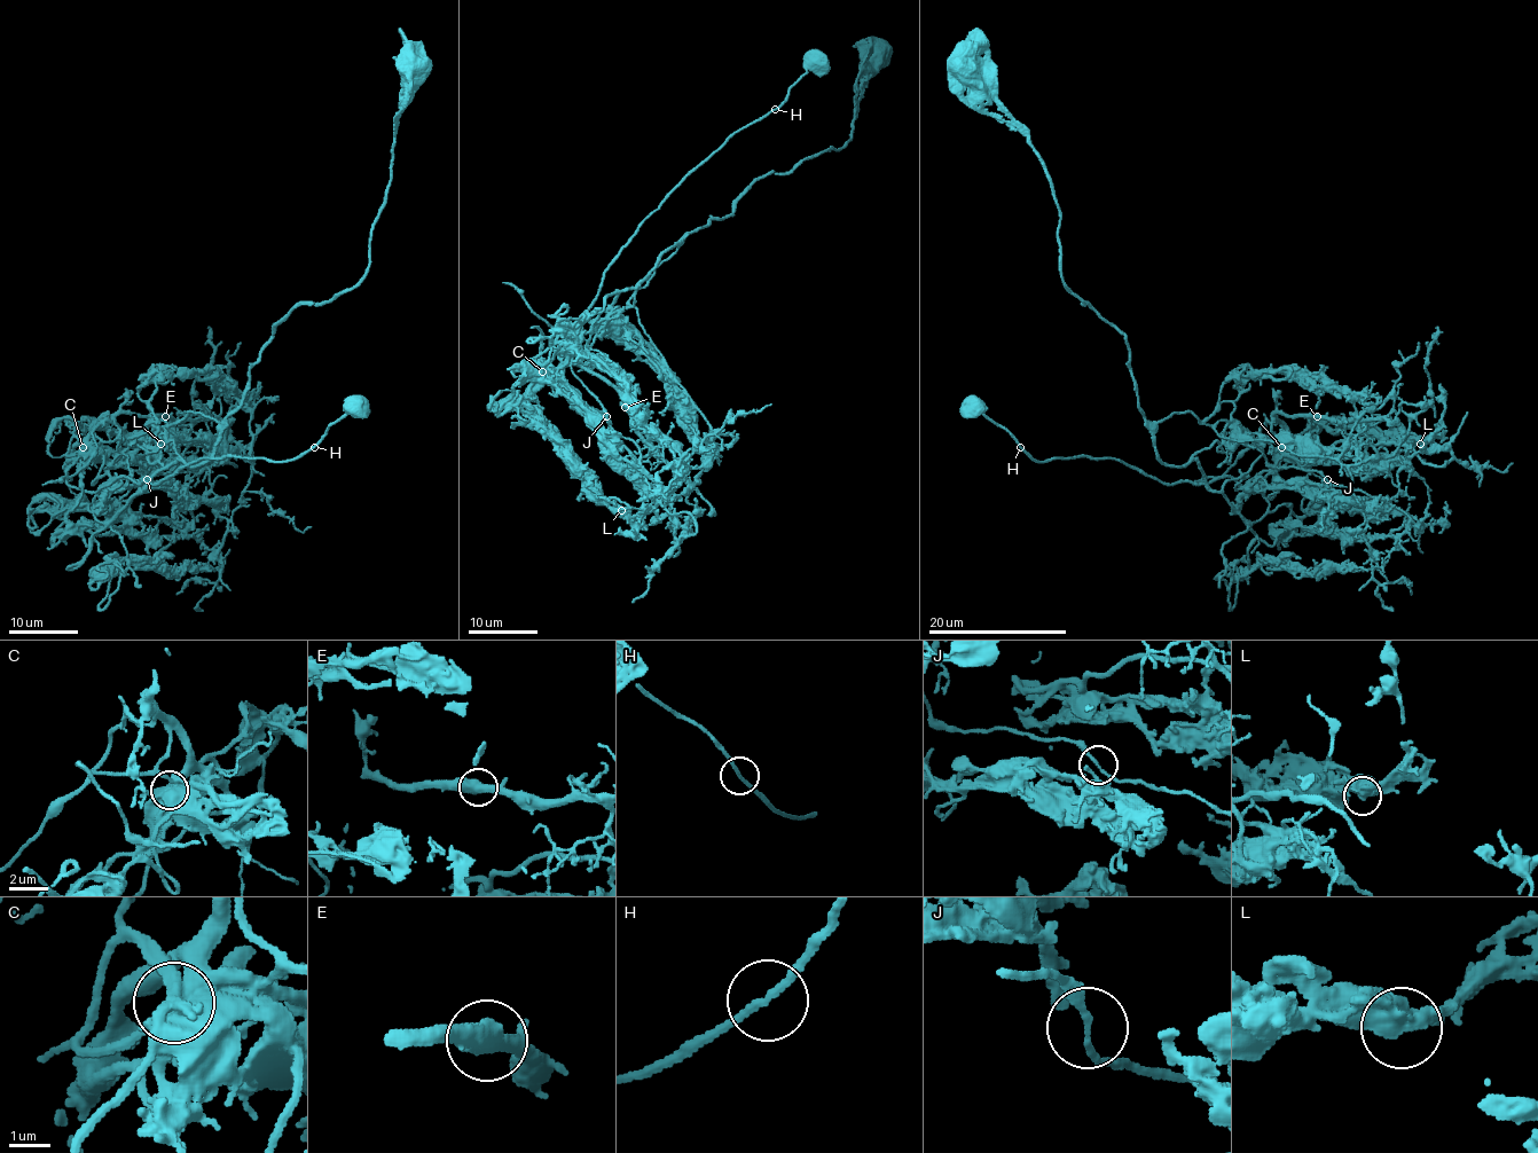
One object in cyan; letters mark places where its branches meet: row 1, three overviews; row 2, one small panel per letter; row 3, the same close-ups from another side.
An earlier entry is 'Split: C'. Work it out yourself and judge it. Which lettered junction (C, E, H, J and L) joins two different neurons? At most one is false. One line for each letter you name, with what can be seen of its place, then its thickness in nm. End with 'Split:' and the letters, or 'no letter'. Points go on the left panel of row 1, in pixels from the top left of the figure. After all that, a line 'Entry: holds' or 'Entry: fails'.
C: (83, 447) | 700 nm
Split: C
Entry: holds

